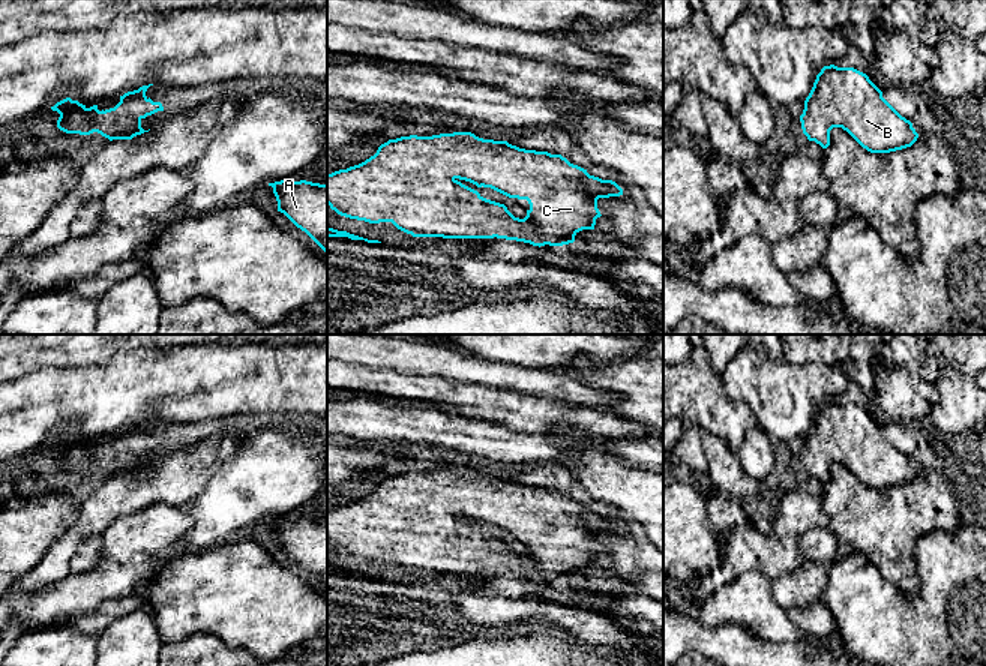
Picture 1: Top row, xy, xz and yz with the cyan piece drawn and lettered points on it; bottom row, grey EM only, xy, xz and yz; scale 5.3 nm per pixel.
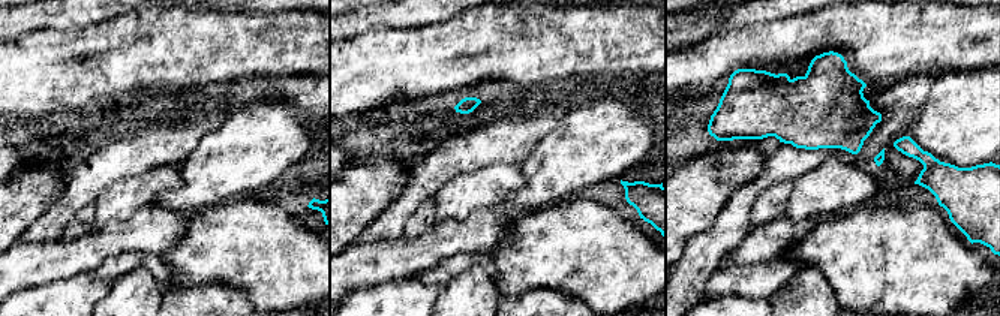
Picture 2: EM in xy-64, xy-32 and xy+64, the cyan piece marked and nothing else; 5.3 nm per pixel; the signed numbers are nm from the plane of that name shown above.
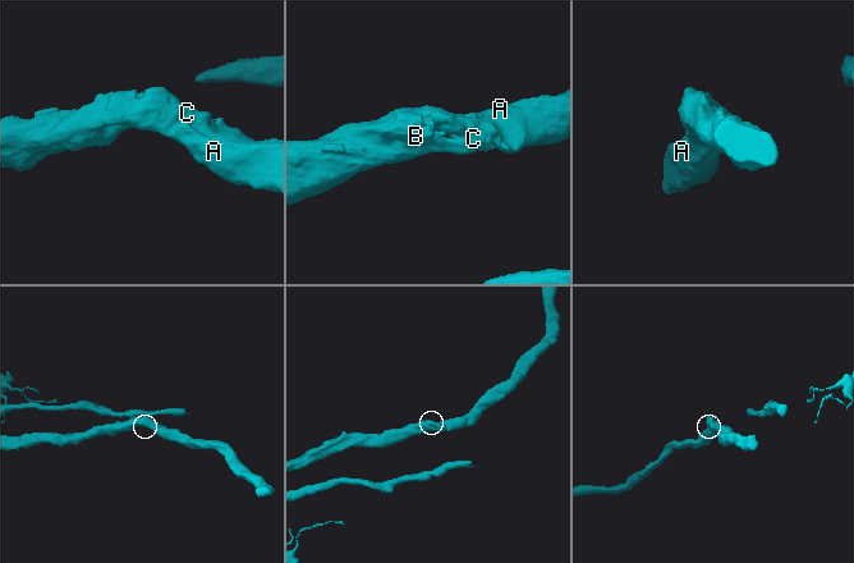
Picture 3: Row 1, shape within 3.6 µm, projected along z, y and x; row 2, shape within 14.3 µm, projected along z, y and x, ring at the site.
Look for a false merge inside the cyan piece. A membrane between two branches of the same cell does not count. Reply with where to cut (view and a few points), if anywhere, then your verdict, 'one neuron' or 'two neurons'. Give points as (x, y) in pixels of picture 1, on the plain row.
cut none; one neuron

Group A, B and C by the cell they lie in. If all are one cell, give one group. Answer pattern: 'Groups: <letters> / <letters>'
Groups: A B C

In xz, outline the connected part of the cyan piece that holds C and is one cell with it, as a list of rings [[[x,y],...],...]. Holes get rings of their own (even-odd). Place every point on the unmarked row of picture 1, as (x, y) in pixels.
[[[471,468],[389,476],[365,498],[327,510],[327,540],[341,552],[369,560],[392,558],[413,573],[497,573],[539,584],[569,580],[579,567],[594,566],[602,552],[597,536],[620,531],[623,525],[615,518],[590,512],[561,490],[525,486]],[[462,516],[527,536],[527,552],[515,554],[504,540],[483,534]]]

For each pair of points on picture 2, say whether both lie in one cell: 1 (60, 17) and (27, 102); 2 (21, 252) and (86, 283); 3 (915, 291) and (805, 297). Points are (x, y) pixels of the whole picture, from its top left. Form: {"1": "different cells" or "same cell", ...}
{"1": "different cells", "2": "different cells", "3": "different cells"}

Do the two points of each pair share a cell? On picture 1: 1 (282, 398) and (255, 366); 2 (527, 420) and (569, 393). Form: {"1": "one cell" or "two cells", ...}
{"1": "one cell", "2": "two cells"}

